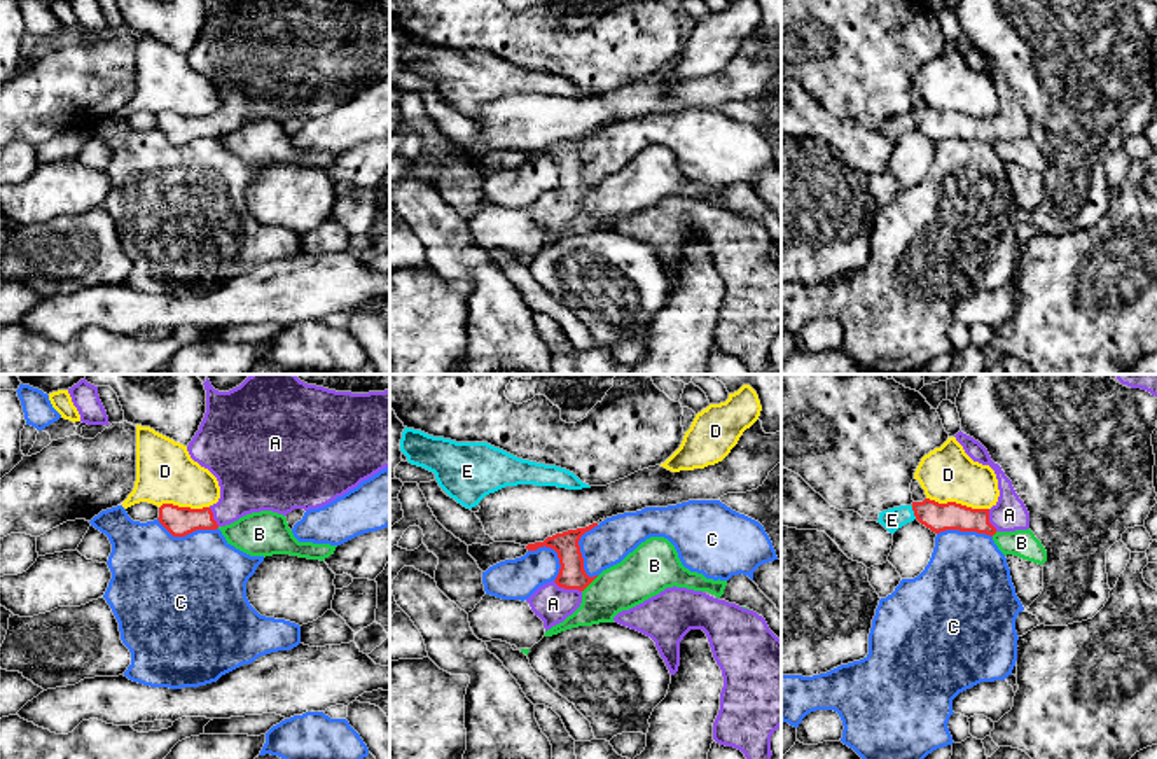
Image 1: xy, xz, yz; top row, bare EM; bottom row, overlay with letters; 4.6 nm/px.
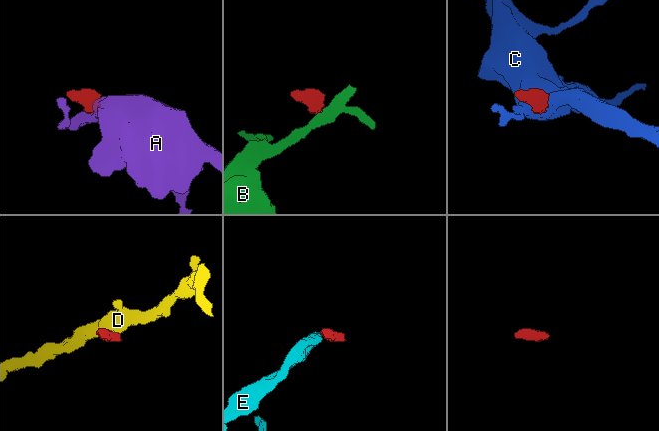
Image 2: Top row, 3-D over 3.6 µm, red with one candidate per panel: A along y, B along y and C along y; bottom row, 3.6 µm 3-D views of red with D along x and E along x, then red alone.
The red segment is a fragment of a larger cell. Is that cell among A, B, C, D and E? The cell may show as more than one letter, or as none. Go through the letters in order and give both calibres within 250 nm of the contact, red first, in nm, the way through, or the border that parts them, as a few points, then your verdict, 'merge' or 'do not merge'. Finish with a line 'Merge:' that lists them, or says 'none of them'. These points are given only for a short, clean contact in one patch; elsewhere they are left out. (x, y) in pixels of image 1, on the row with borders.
A: 130/170 nm | across xz (572, 576), (567, 588), (553, 604) | merge
B: 130/220 nm | along xz (598, 576), (582, 591) | do not merge
C: 130/200 nm | along xz (598, 525), (589, 529), (579, 541), (582, 569), (589, 577) | do not merge
D: 130/260 nm | along yz (927, 497), (937, 502), (960, 502), (988, 509) | do not merge
E: 130/100 nm | across yz (935, 516), (914, 513), (892, 520) | merge
Merge: A, E

